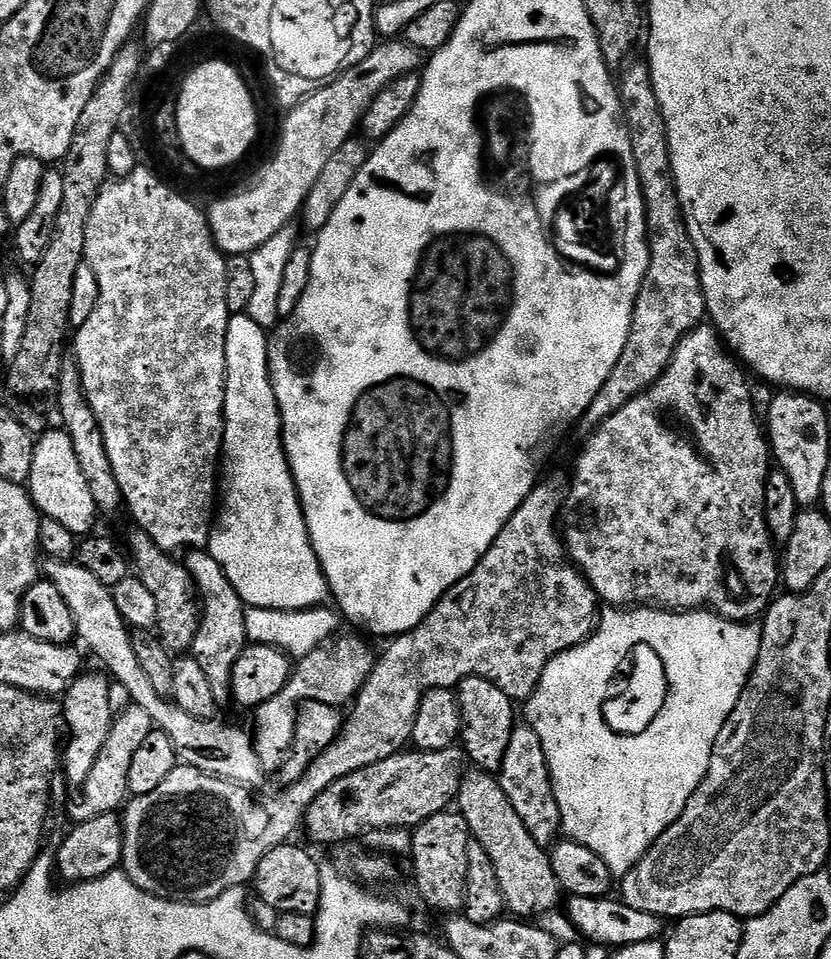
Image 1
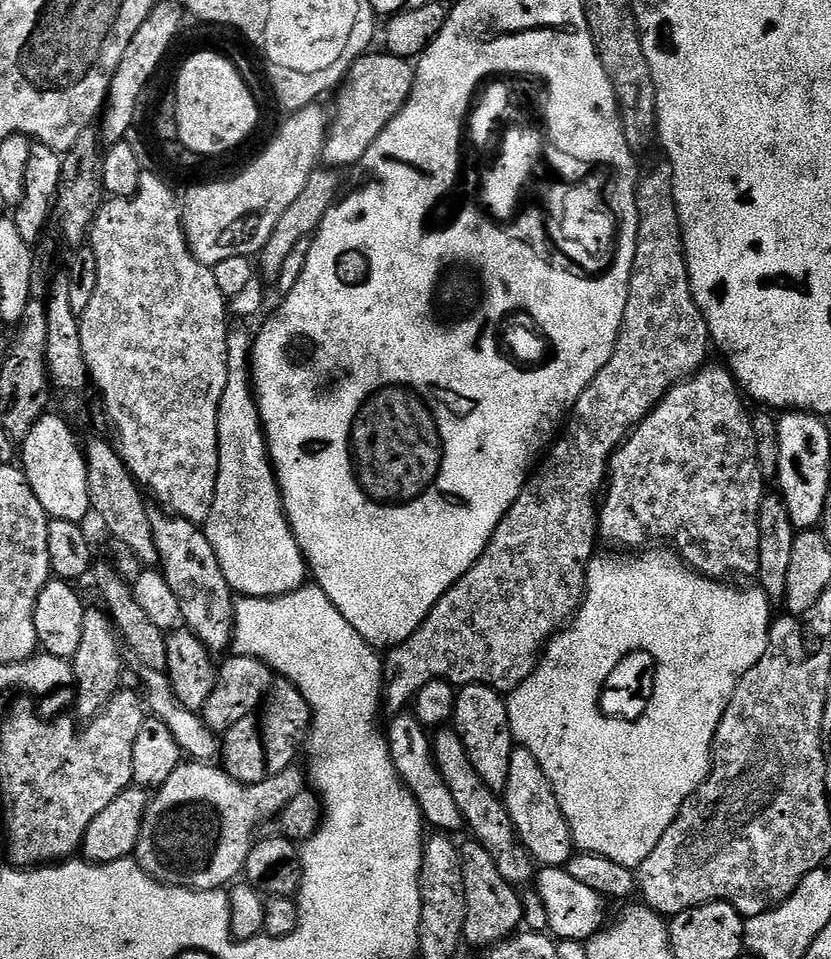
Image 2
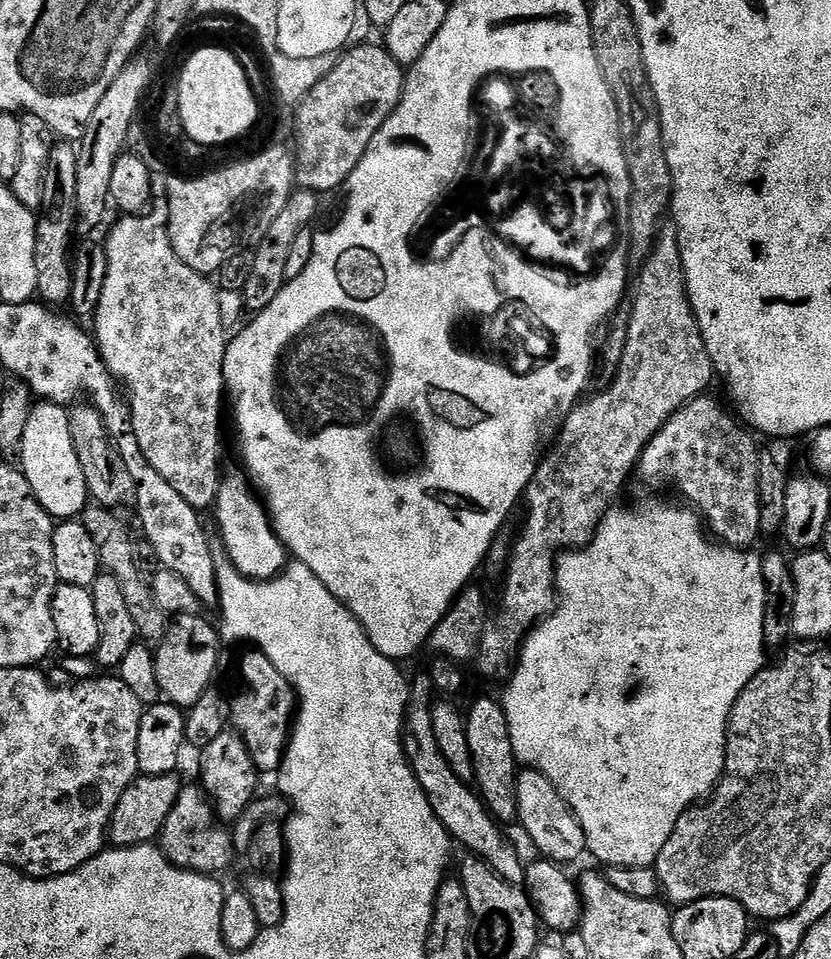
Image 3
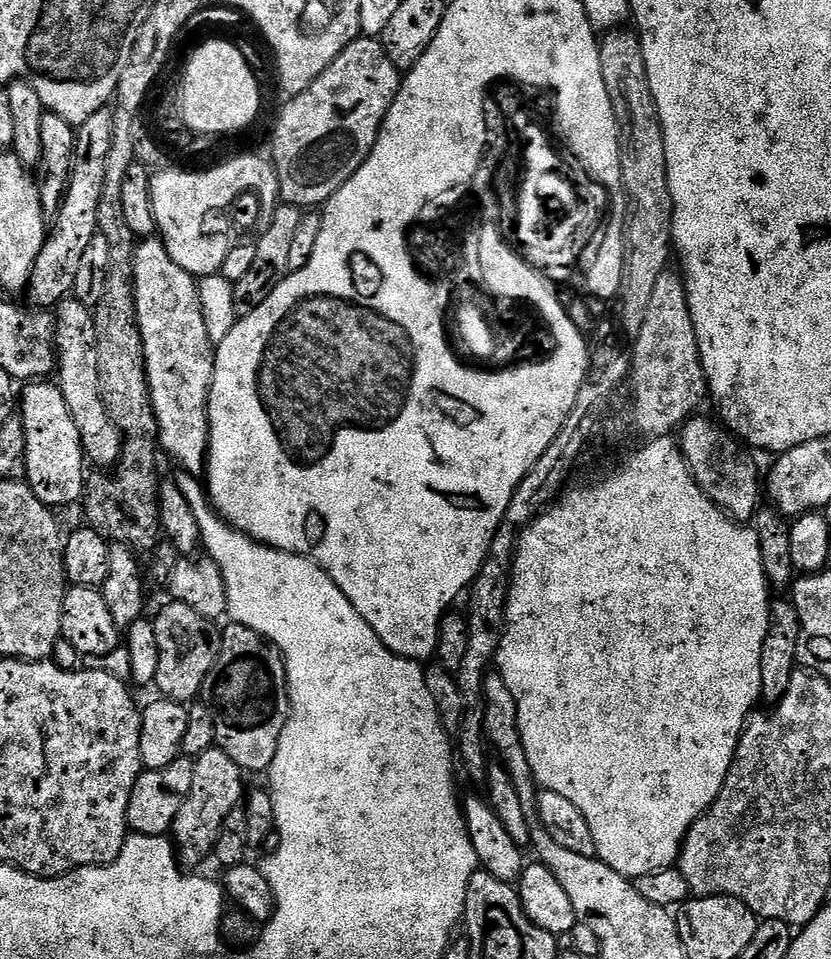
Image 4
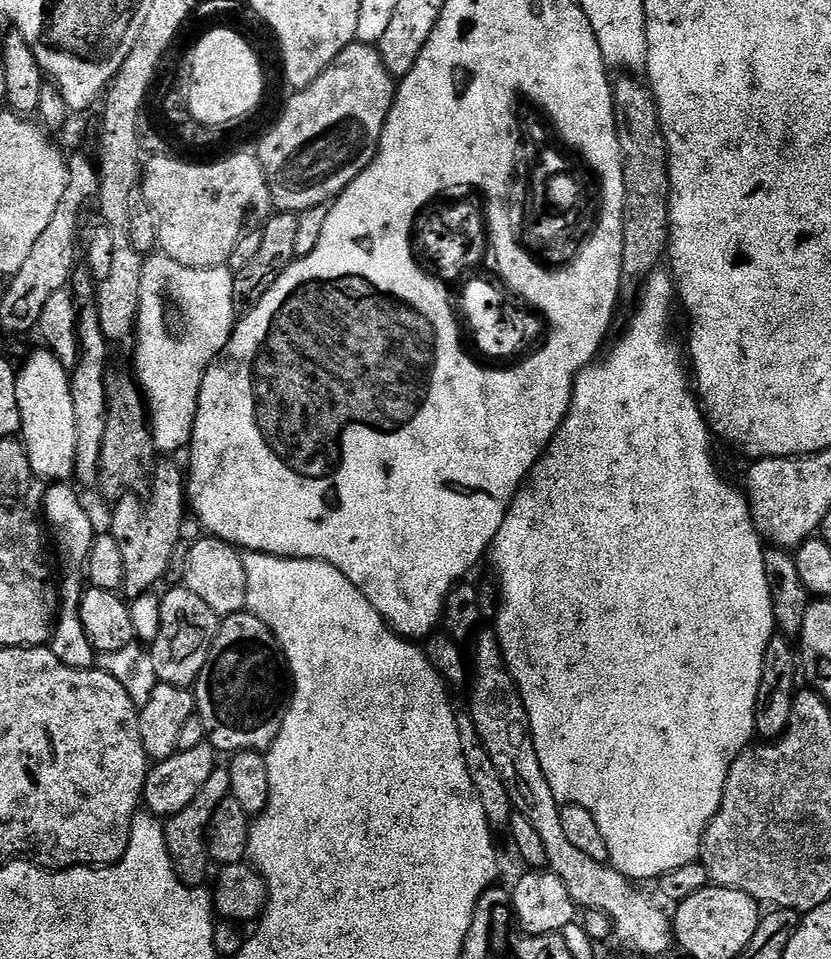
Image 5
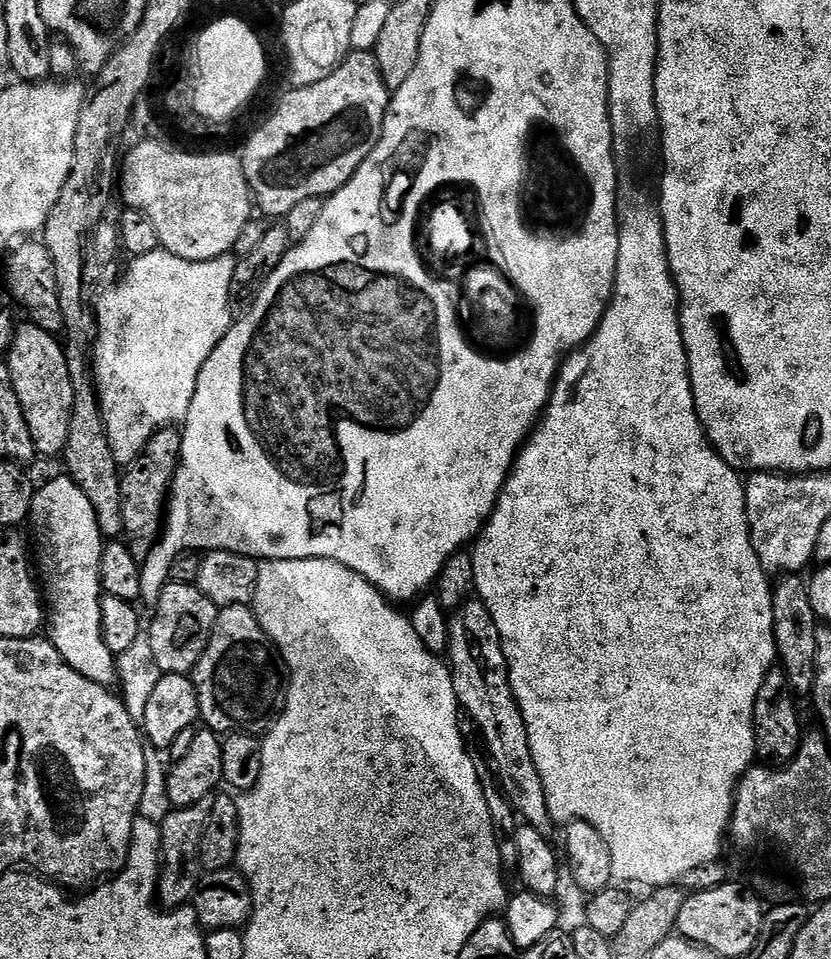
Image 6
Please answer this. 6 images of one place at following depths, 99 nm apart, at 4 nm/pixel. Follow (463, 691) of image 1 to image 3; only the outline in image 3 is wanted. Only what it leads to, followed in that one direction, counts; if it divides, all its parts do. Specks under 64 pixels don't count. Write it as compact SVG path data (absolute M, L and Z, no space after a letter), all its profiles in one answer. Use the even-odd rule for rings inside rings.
M484 696L466 708L464 717L466 742L470 746L472 775L481 800L489 814L501 825L515 825L518 817L518 786L516 785L516 748L512 745L512 728L508 725L508 716L496 700Z

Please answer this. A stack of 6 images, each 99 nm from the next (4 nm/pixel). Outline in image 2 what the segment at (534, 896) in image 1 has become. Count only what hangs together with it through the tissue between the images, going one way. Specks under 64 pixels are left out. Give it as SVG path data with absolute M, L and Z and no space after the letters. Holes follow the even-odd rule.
M445 726L439 729L431 737L431 742L432 756L436 760L441 778L454 796L454 802L464 816L467 829L472 830L471 835L482 847L490 850L490 858L494 858L498 871L502 873L502 878L506 878L506 882L514 886L531 885L535 881L538 865L521 845L503 799L494 790L490 790L490 786L482 782L482 778L478 778L478 770L474 770L474 765L470 763L470 754L466 754L466 746L462 746L462 738L455 727Z

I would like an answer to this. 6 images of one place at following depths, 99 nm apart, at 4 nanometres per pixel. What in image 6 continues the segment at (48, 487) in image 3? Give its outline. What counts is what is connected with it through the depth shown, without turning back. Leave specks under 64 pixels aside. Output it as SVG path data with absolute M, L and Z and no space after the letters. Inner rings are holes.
M27 323L17 329L12 340L6 363L22 406L26 426L30 426L30 438L34 438L37 453L59 457L64 451L70 431L70 410L73 408L73 386L70 382L68 359L63 343L53 333Z

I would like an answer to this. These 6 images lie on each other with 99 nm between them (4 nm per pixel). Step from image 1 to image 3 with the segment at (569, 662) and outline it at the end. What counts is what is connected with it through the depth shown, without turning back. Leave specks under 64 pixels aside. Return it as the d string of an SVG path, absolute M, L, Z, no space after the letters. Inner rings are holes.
M683 503L680 504L636 504L633 508L614 506L604 515L598 530L594 534L594 538L585 548L565 550L559 553L556 558L556 586L559 596L557 606L552 613L545 616L525 636L523 644L520 645L518 663L511 673L511 676L513 675L512 696L516 700L520 700L521 714L528 716L528 744L530 747L536 748L535 767L548 775L550 782L558 790L558 794L562 794L562 798L570 806L572 813L578 818L578 822L586 834L587 855L589 857L592 855L594 859L601 860L604 866L614 868L653 867L658 854L662 854L662 846L666 846L666 838L670 838L678 818L682 818L682 814L699 801L696 800L699 796L704 796L703 798L711 797L716 783L720 780L720 775L724 772L724 755L726 754L726 742L728 741L728 719L734 710L734 702L738 702L738 694L742 694L742 690L746 690L746 686L760 673L760 669L765 667L766 664L766 660L764 660L766 649L764 647L764 635L762 634L762 618L766 618L766 586L762 578L761 557L759 555L755 556L755 551L743 548L730 548L723 542L717 542L706 531L701 517L691 507L685 506Z

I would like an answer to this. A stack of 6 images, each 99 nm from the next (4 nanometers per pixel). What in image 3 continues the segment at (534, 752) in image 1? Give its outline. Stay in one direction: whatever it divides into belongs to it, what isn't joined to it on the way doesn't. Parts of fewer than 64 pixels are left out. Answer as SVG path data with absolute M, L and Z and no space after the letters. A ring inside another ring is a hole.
M529 766L528 769L517 771L516 785L518 786L518 806L516 815L519 827L524 827L526 835L532 839L532 844L537 848L543 859L552 861L553 864L569 866L586 852L586 834L578 822L578 818L570 810L570 806L558 794L558 790L550 782L545 773Z

